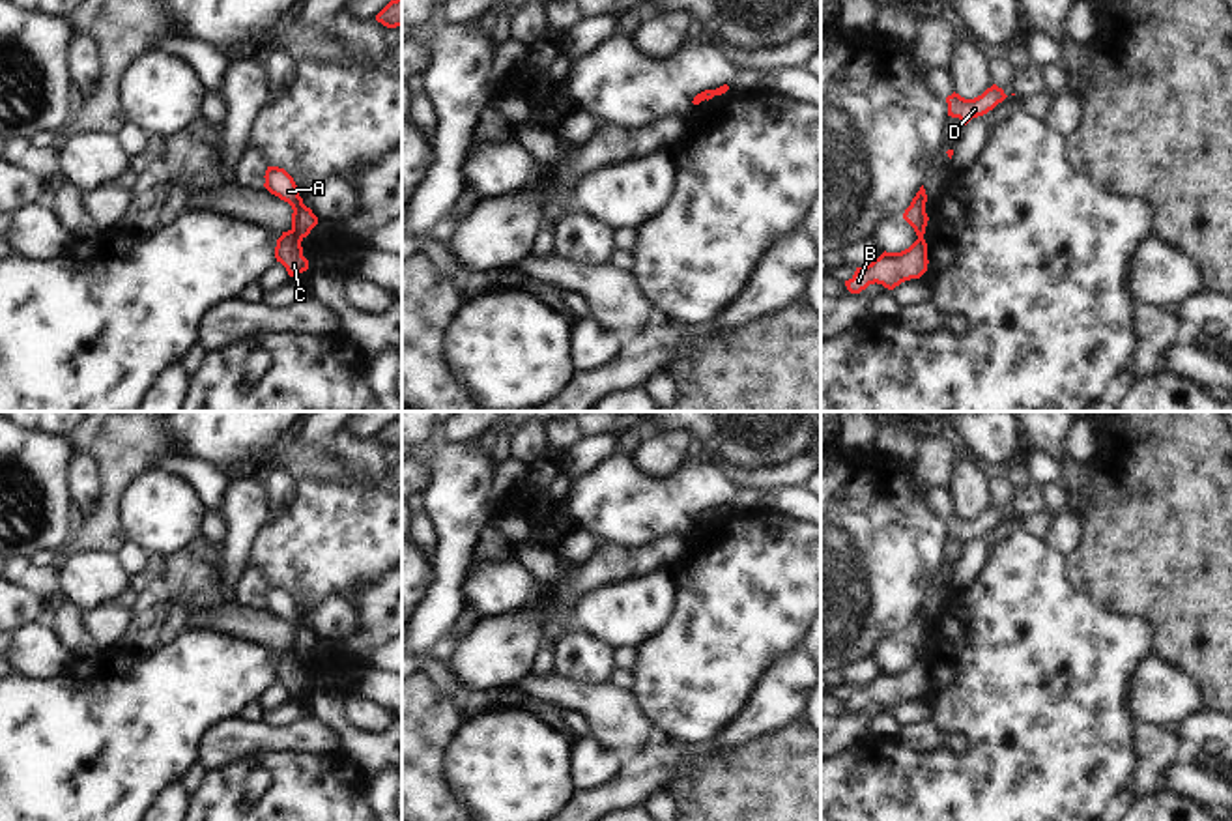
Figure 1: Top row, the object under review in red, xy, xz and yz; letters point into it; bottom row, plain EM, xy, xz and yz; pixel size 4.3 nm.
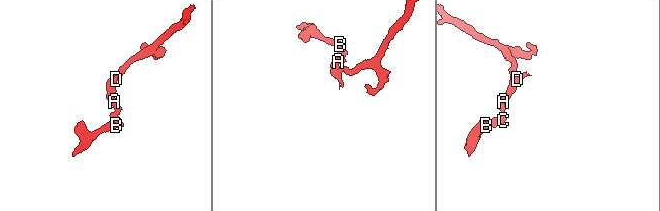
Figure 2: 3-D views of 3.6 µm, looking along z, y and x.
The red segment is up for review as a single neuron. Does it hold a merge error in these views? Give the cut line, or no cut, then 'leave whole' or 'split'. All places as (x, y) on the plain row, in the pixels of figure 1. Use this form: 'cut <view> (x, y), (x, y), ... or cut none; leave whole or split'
cut xy (290, 649), (300, 661); split

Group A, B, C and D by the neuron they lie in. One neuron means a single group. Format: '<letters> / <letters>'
A D / B C

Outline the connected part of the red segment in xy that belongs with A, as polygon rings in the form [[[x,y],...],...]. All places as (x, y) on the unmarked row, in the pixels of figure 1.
[[[267,585],[265,589],[265,602],[264,606],[279,615],[280,619],[288,621],[294,628],[292,632],[292,653],[303,660],[310,649],[318,643],[318,636],[312,632],[310,627],[303,623],[303,617],[299,615],[299,608],[294,600],[294,597],[279,585]]]

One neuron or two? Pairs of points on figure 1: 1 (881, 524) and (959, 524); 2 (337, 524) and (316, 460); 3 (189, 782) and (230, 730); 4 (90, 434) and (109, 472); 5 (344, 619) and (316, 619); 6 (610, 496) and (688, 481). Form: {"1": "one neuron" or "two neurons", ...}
{"1": "two neurons", "2": "two neurons", "3": "two neurons", "4": "one neuron", "5": "one neuron", "6": "one neuron"}

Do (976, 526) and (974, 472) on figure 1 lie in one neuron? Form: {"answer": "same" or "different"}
{"answer": "different"}

